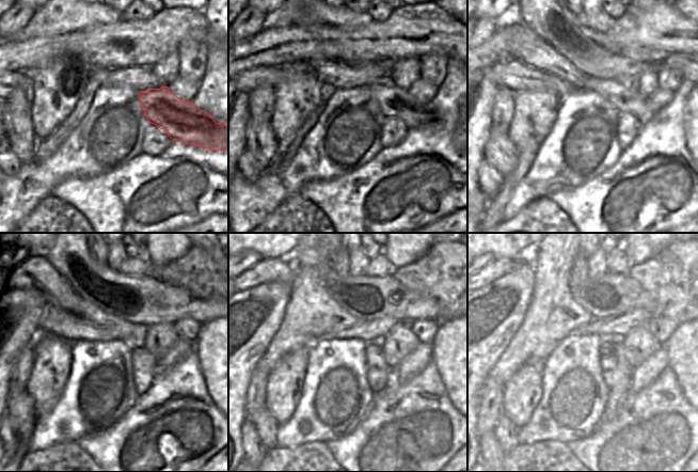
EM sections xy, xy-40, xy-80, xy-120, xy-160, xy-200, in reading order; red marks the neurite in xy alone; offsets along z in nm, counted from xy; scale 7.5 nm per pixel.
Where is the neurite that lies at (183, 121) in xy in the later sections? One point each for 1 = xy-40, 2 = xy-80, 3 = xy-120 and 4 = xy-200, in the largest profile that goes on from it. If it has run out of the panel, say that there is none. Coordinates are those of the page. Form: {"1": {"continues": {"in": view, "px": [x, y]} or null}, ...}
{"1": {"continues": {"in": "xy-40", "px": [393, 101]}}, "2": {"continues": {"in": "xy-80", "px": [618, 95]}}, "3": {"continues": {"in": "xy-120", "px": [56, 289]}}, "4": {"continues": {"in": "xy-200", "px": [553, 314]}}}

